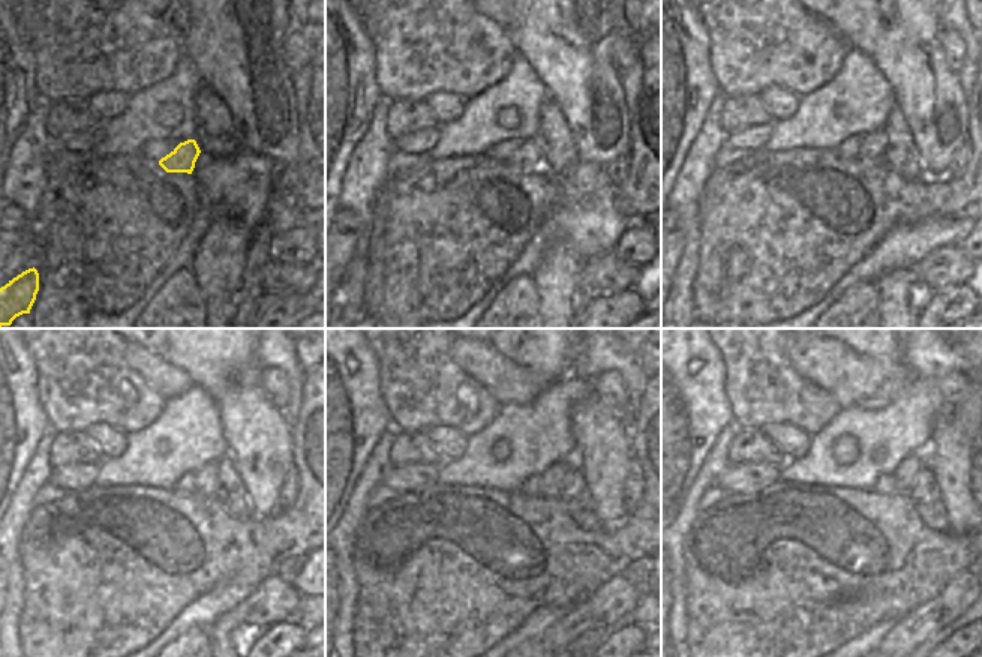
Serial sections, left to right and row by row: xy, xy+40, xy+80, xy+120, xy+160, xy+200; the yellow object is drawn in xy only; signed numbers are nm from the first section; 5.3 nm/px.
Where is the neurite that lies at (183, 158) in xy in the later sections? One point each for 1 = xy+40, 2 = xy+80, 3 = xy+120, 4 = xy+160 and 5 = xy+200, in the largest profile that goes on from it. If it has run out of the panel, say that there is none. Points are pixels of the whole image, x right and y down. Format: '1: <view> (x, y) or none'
1: xy+40 (528, 158)
2: xy+80 (873, 147)
3: xy+120 (206, 479)
4: xy+160 (550, 480)
5: xy+200 (904, 473)

